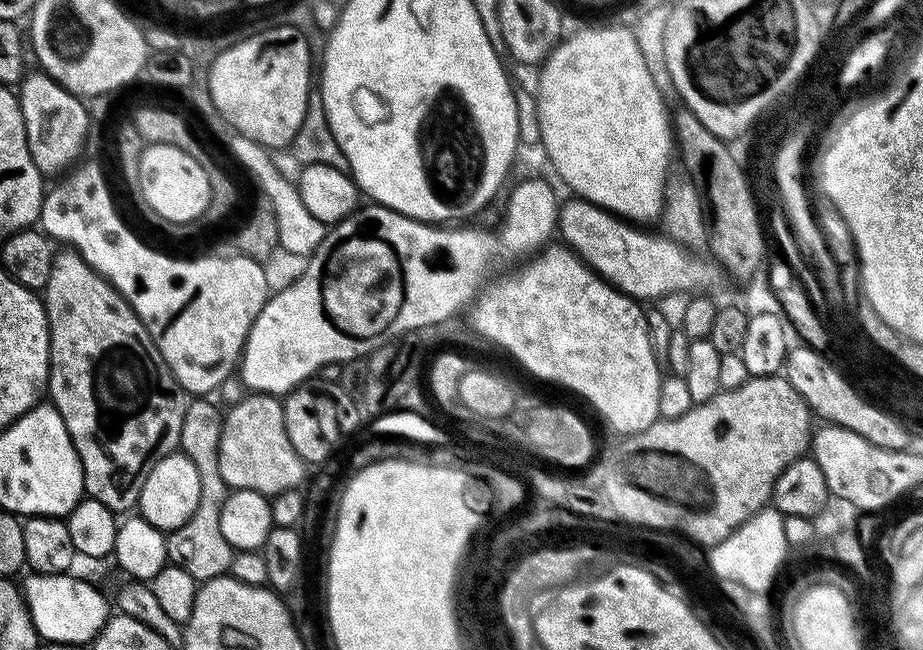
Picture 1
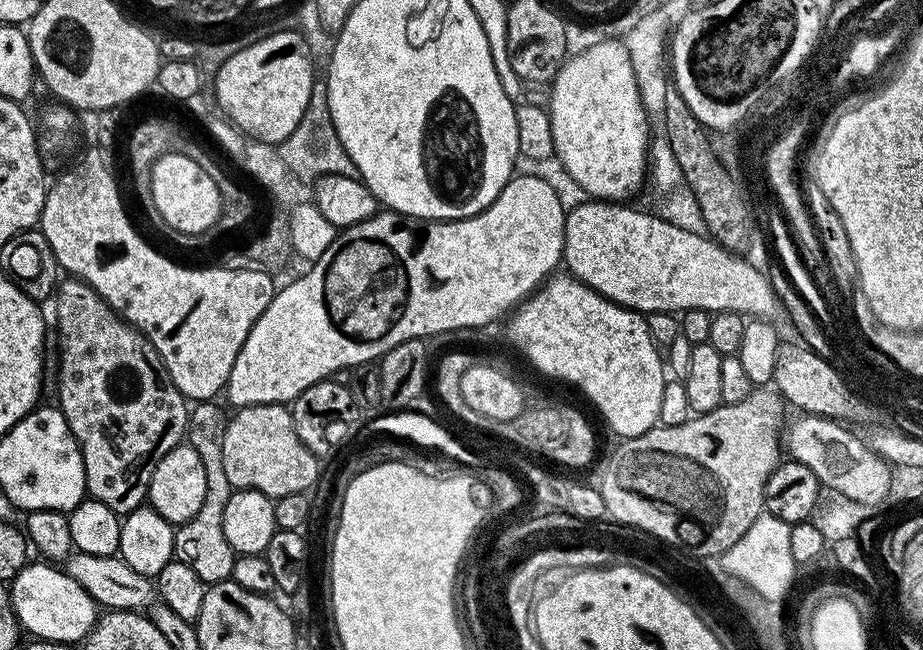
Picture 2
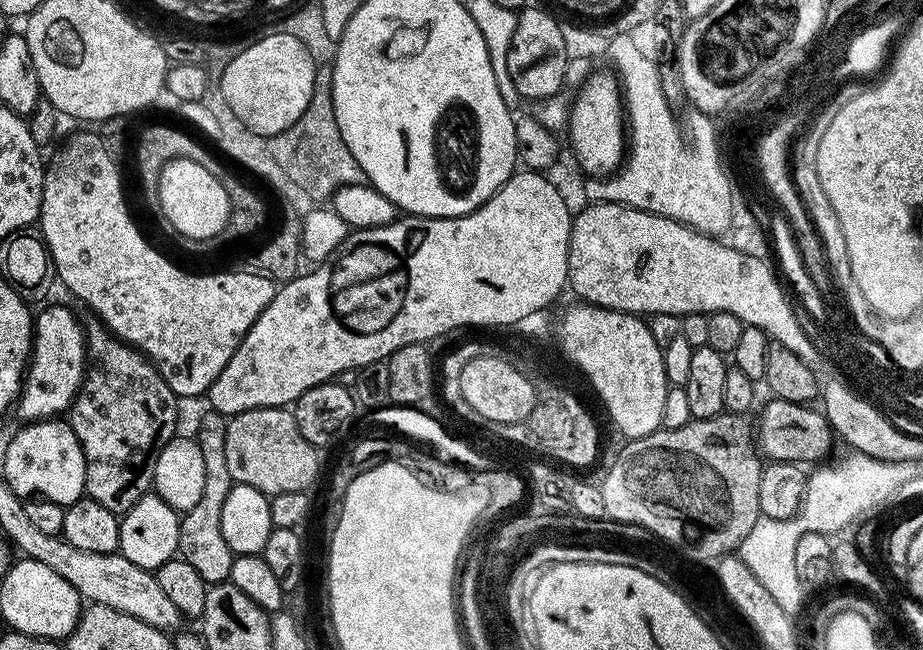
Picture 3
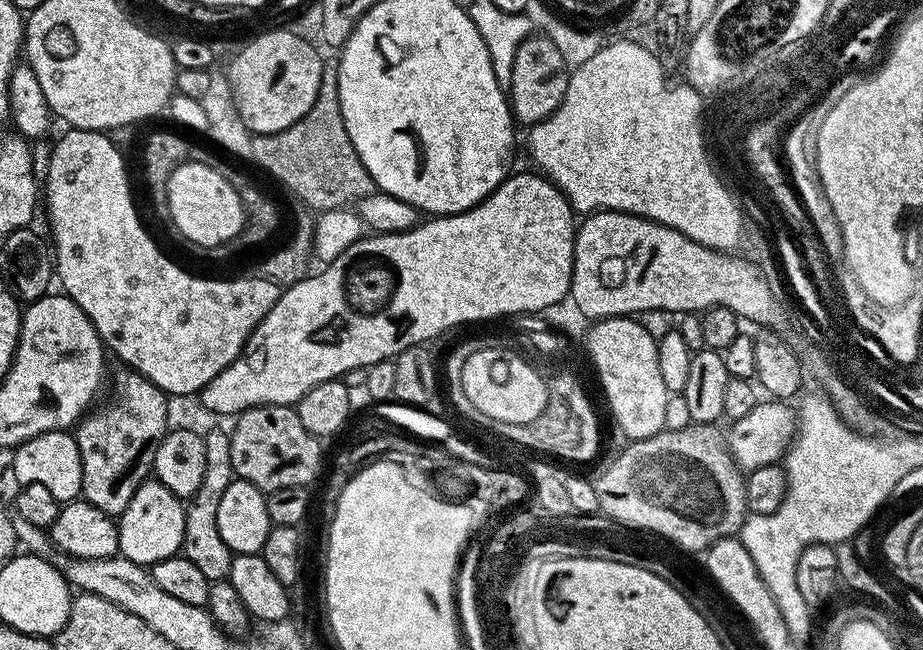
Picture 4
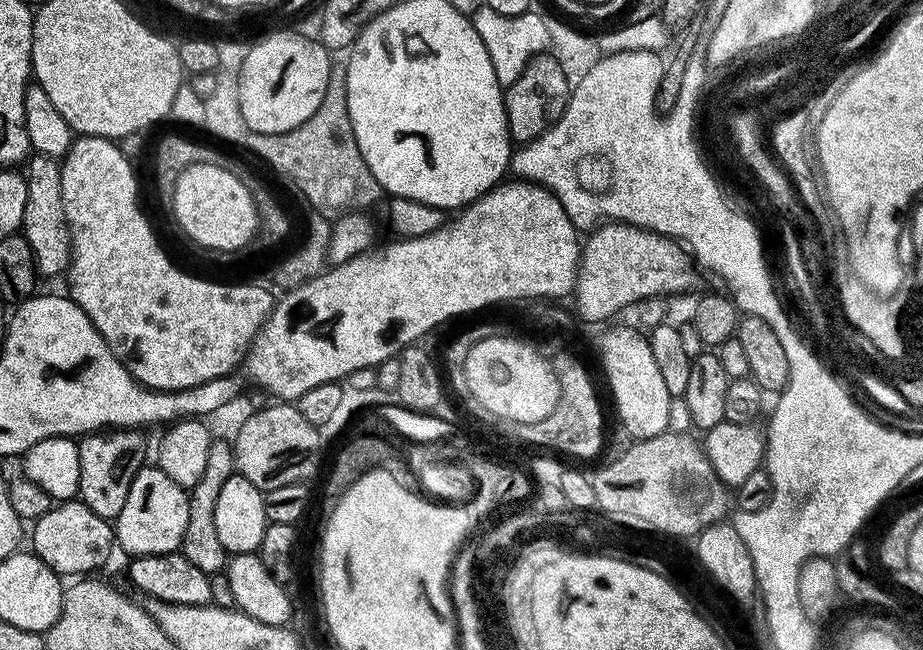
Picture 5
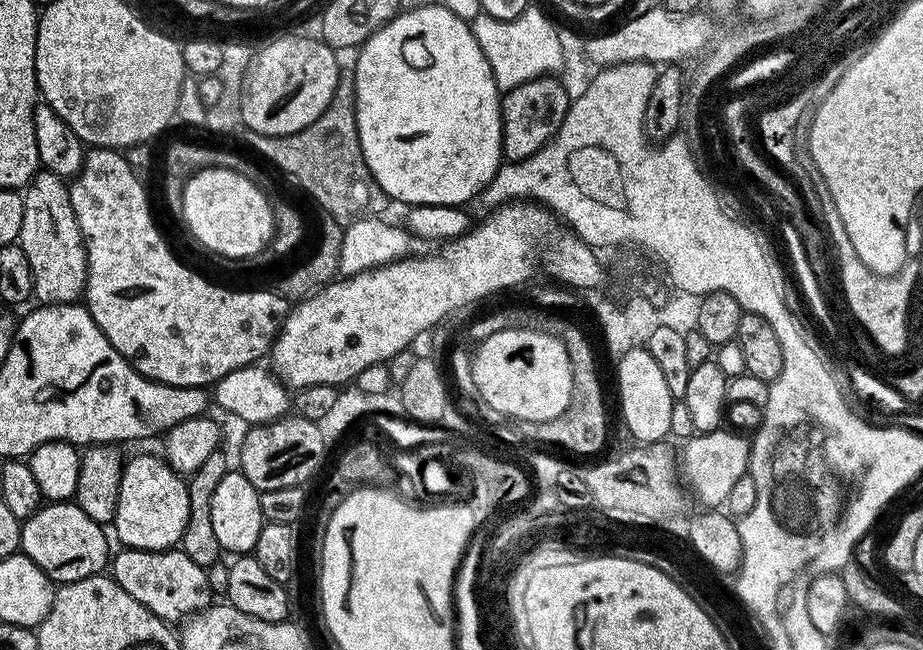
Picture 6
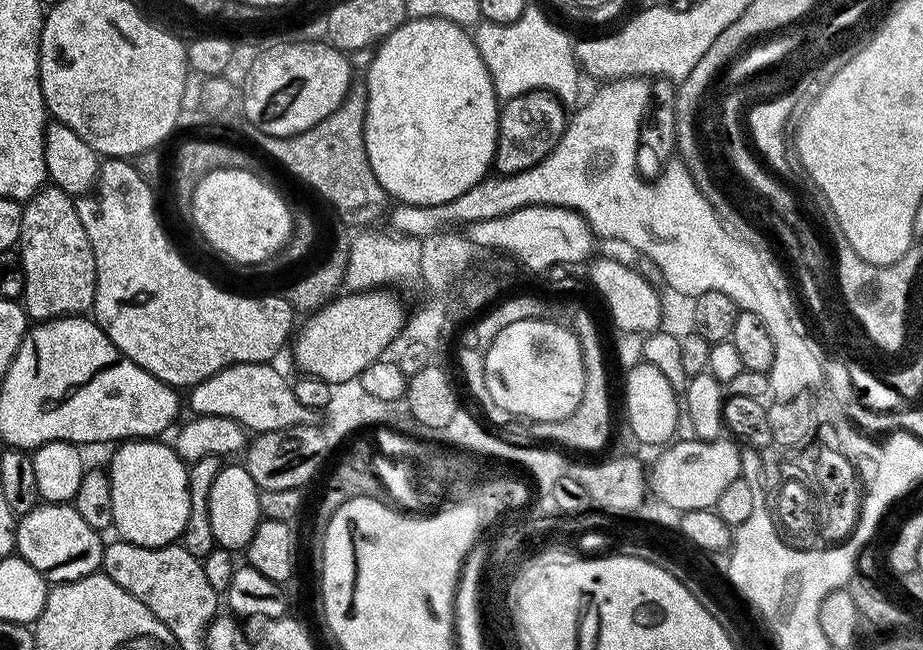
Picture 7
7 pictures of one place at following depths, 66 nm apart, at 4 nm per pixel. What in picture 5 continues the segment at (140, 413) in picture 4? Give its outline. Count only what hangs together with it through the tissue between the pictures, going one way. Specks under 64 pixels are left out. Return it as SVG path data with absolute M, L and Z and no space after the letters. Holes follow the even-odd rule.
M101 430L79 441L80 446L80 491L78 499L94 514L112 522L126 504L126 494L134 478L145 467L144 440L136 430Z

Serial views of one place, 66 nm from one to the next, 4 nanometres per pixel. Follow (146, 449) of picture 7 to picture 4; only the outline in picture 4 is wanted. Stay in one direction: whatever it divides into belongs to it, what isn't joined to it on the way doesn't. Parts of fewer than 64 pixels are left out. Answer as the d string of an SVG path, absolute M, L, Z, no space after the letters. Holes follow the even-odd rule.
M149 478L138 486L138 490L130 498L126 510L118 517L120 529L119 555L125 560L141 566L151 566L162 562L166 558L177 555L184 546L184 513L186 504L179 496L175 496L166 486L162 486L159 480Z

